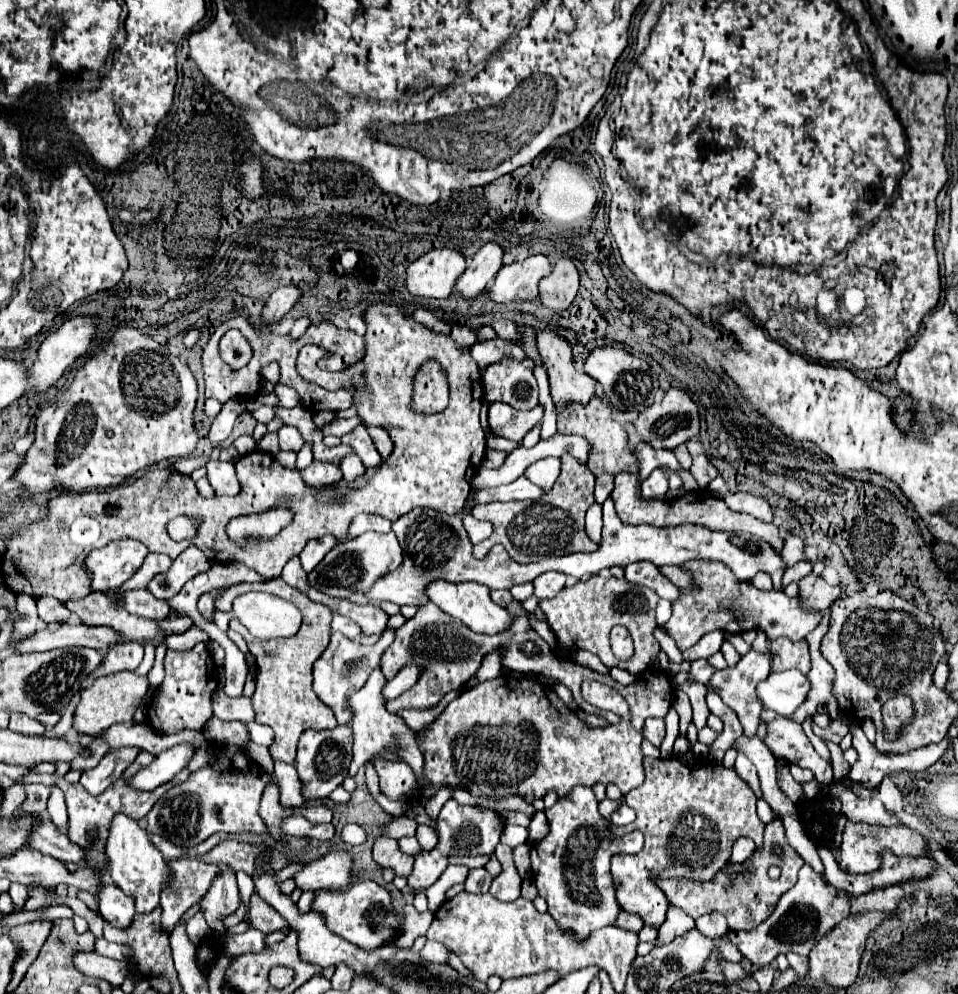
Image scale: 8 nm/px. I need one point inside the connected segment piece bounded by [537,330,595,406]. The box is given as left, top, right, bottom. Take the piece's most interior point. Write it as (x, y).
(568, 386)

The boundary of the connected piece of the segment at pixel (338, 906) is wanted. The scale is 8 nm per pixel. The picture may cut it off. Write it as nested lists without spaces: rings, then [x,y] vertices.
[[[359,882],[347,890],[319,890],[315,892],[311,910],[323,916],[327,928],[333,934],[345,938],[347,942],[363,950],[373,950],[387,944],[399,928],[399,920],[391,908],[389,892],[375,882]]]

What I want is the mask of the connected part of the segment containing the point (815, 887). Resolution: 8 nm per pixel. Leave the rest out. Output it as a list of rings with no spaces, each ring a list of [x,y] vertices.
[[[805,864],[799,872],[797,884],[779,898],[773,914],[751,932],[731,932],[729,940],[757,968],[771,964],[779,954],[787,954],[787,952],[807,956],[815,946],[815,942],[819,942],[819,938],[827,930],[831,930],[831,926],[839,924],[847,916],[849,906],[851,906],[849,894],[835,892],[825,882],[823,876],[815,874],[815,870],[809,864]]]

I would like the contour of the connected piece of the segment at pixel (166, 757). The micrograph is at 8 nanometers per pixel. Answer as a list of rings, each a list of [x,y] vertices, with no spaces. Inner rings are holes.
[[[177,744],[169,750],[165,750],[163,754],[155,756],[155,760],[147,766],[141,768],[137,774],[131,776],[129,786],[133,790],[155,790],[157,786],[169,782],[175,774],[179,774],[185,764],[191,760],[195,748],[189,744]]]

